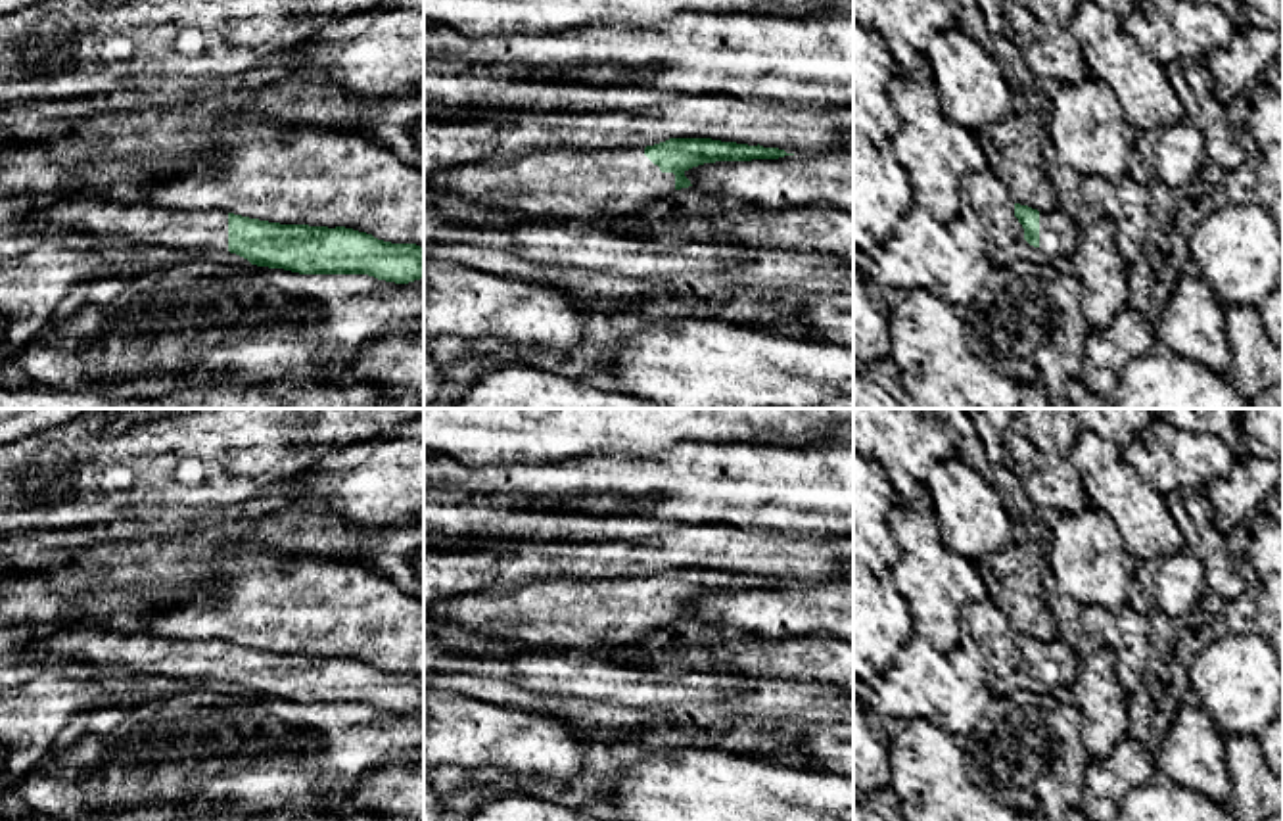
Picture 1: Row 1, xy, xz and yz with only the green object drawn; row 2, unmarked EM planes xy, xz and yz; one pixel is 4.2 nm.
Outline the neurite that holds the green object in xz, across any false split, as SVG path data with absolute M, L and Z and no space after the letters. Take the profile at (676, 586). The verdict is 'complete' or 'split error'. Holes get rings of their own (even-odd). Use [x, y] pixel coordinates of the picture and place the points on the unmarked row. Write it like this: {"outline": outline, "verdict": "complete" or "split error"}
{"outline": "M669 568L646 577L548 577L443 598L424 608L424 620L456 623L464 637L604 652L692 616L685 606L692 597L784 585L794 583L711 568Z", "verdict": "split error"}

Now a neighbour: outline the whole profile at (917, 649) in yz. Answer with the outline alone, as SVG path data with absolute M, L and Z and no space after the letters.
M853 560L853 677L871 685L888 664L930 664L934 645L913 631L909 604L898 589L886 589L875 574Z

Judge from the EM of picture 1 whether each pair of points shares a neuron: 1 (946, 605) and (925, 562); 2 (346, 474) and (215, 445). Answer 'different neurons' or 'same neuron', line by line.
1: same neuron
2: different neurons

